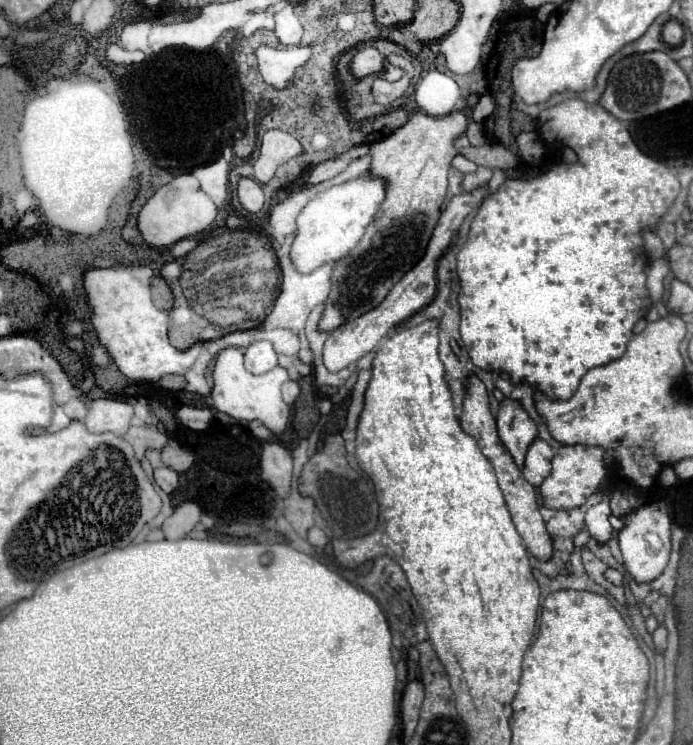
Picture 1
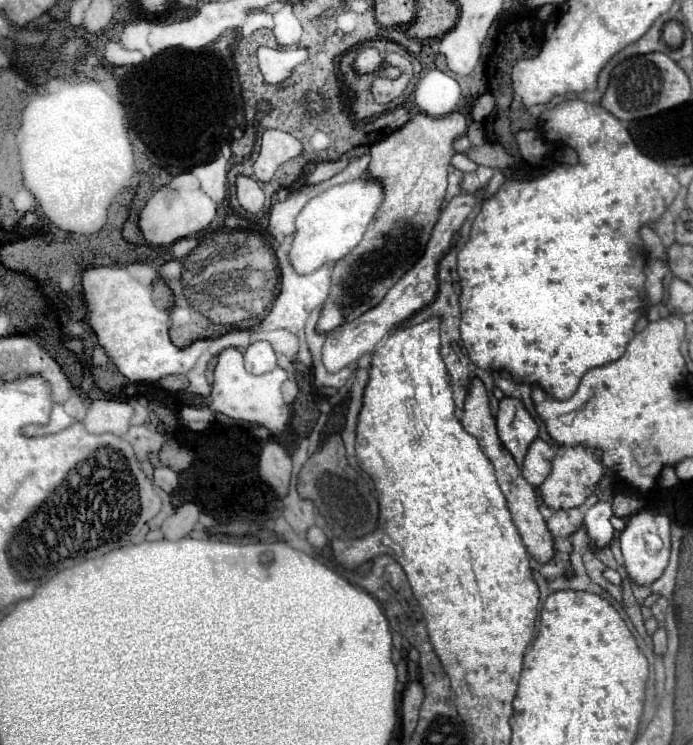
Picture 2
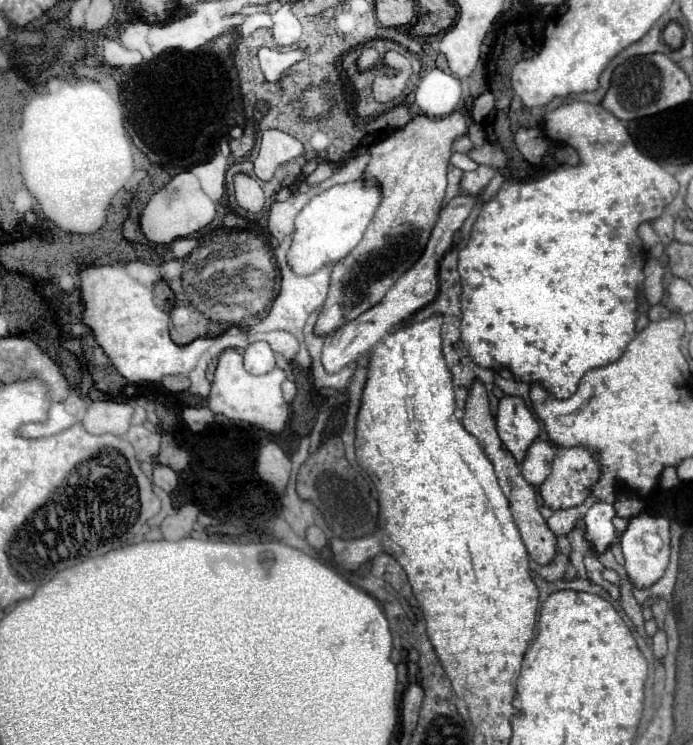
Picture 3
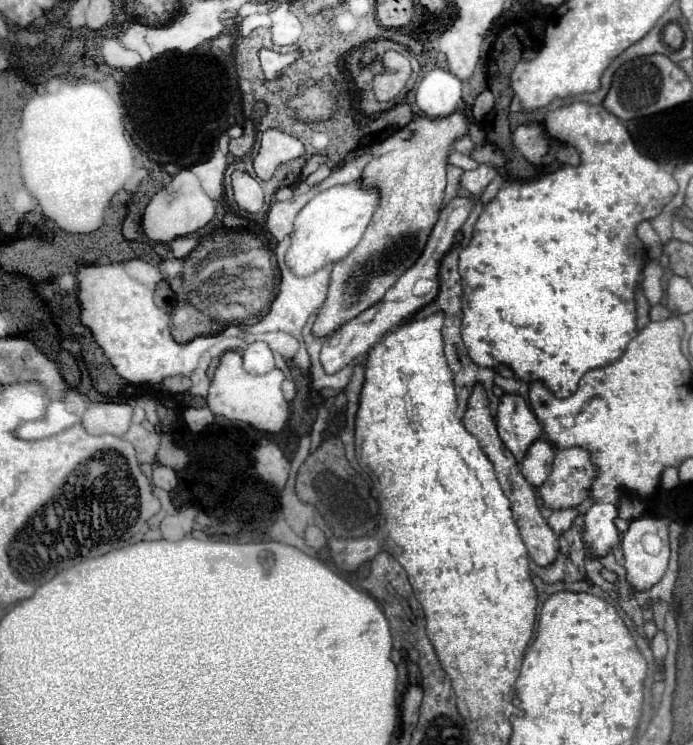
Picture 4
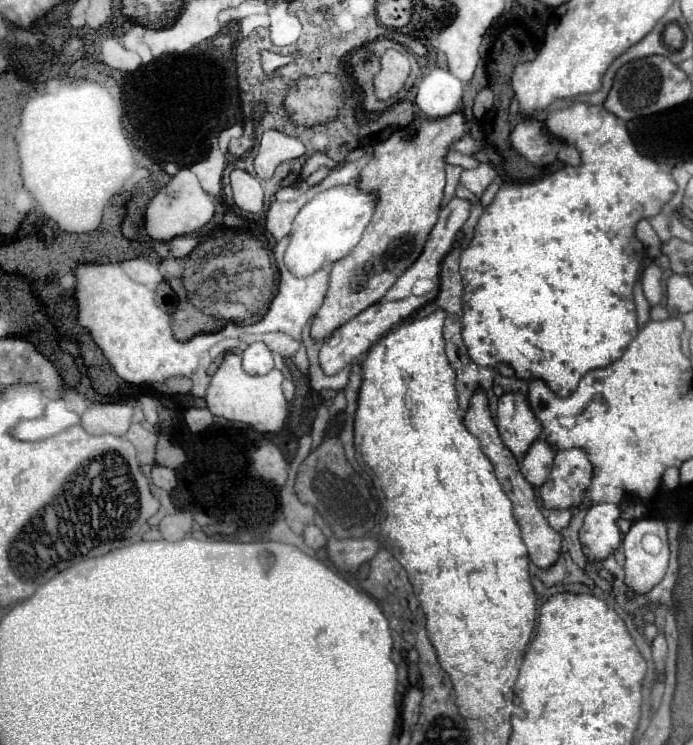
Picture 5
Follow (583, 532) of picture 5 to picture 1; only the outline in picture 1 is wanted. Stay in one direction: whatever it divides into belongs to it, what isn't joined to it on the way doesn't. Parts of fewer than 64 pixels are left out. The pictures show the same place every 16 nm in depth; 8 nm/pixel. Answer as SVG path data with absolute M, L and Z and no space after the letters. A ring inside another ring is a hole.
M606 500L594 504L588 512L586 512L586 530L588 534L598 542L598 544L606 544L612 536L612 526L610 526L610 518L612 510L610 504Z

